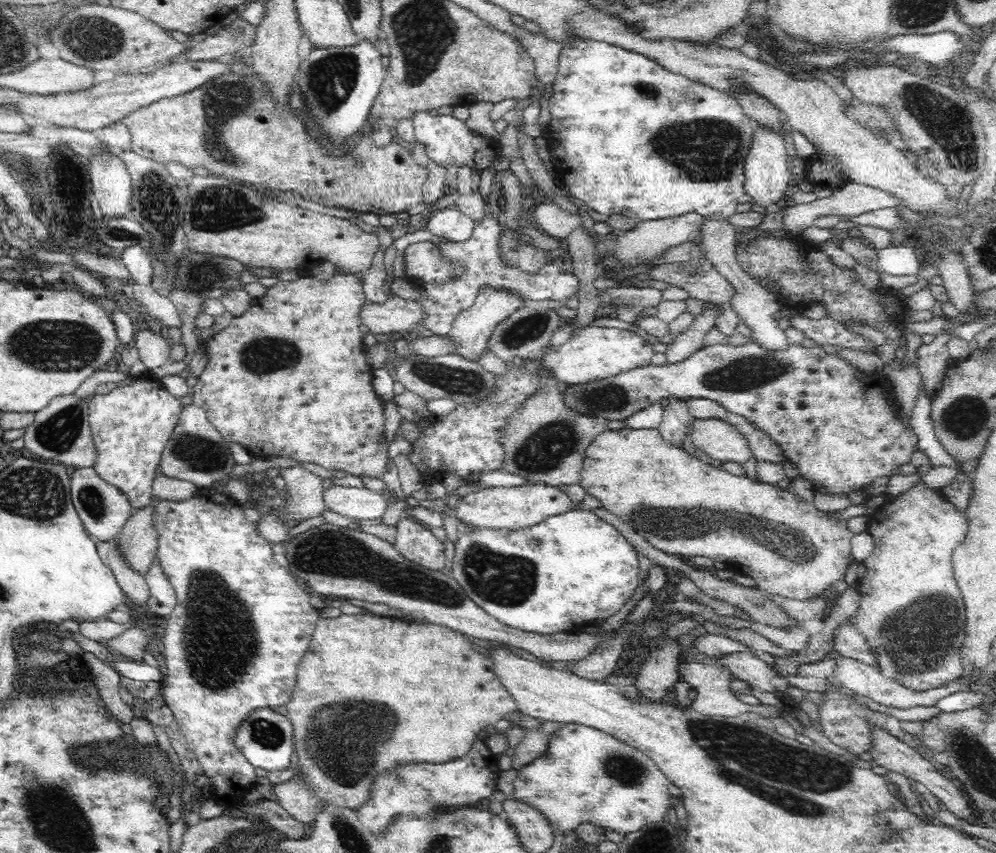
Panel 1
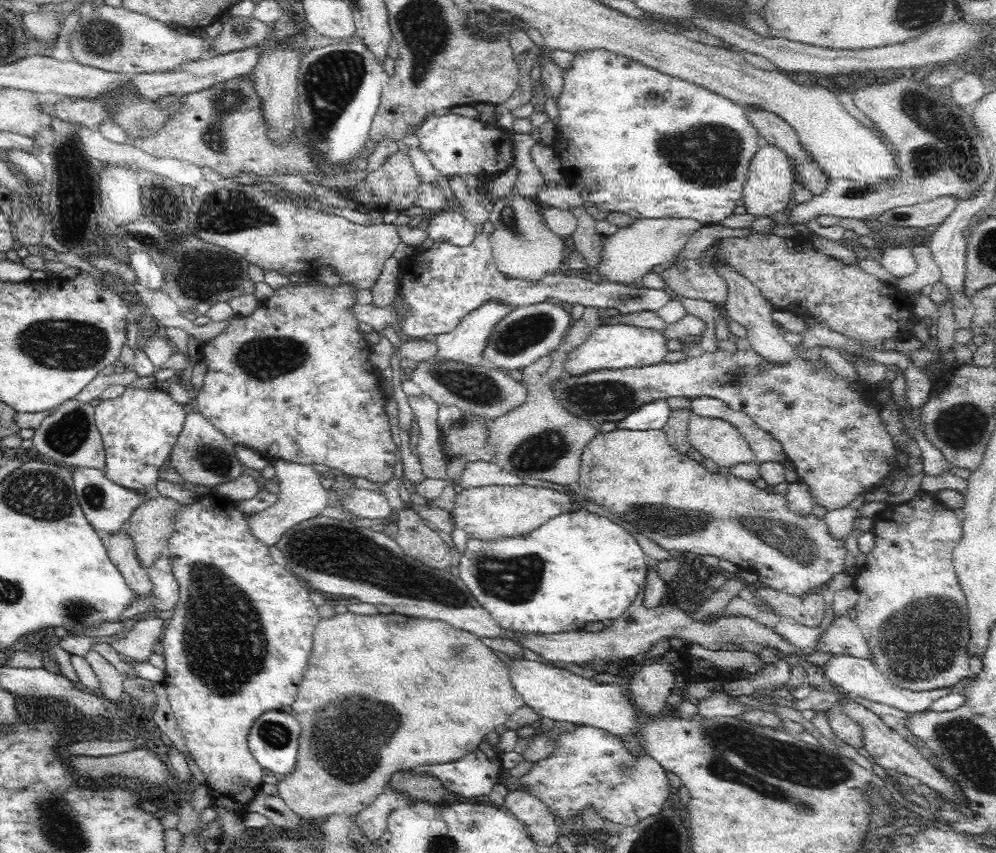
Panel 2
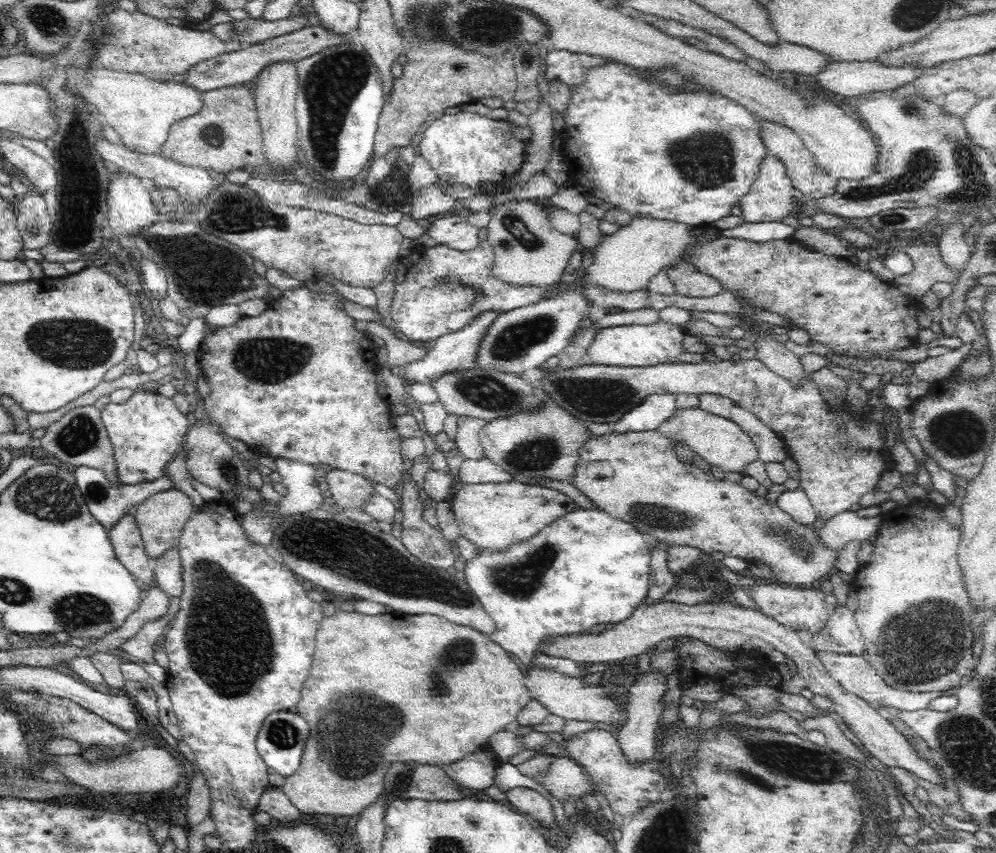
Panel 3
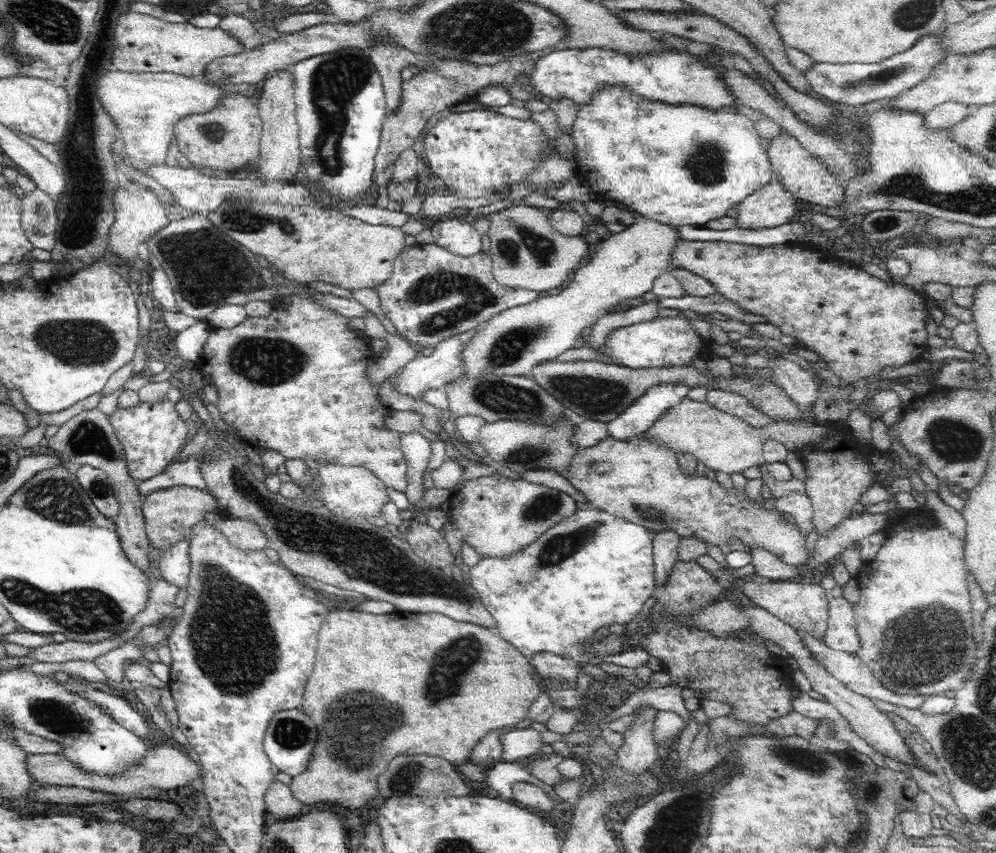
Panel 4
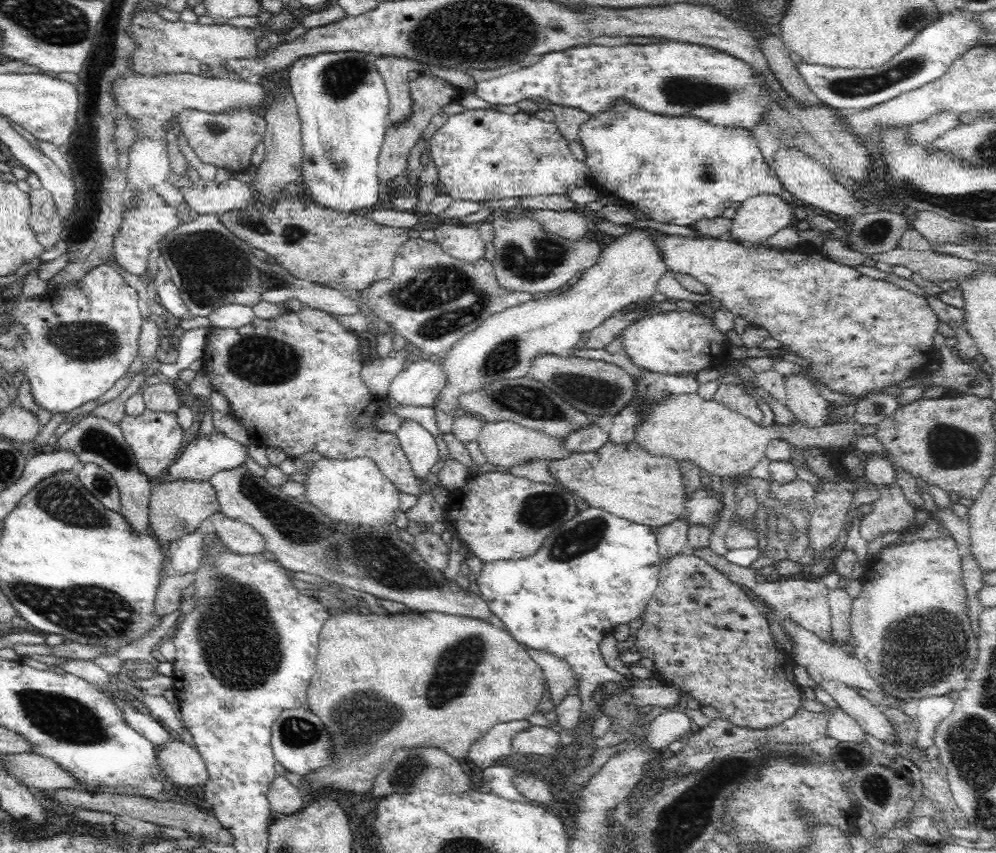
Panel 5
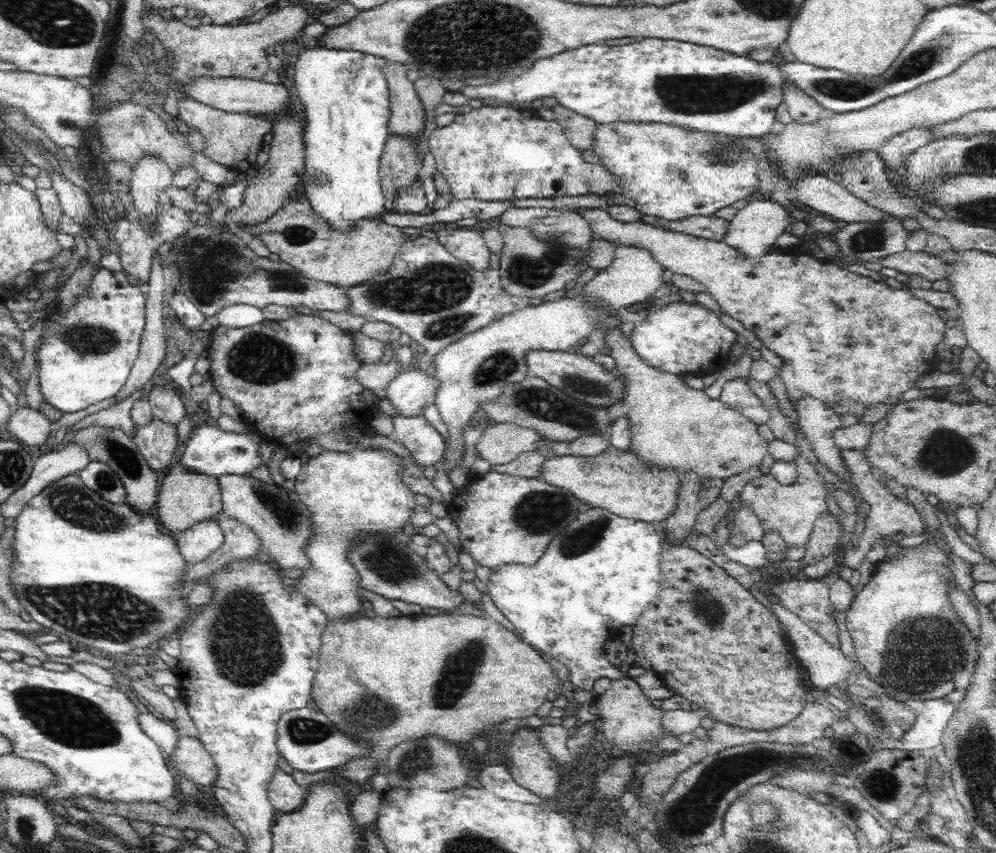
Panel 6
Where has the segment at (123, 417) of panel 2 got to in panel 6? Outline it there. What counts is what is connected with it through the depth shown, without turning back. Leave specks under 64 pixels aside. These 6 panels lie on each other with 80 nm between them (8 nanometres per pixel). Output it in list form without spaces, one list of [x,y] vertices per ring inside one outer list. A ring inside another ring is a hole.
[[[152,416],[145,423],[132,426],[131,441],[144,458],[145,464],[162,475],[170,469],[178,450],[177,426]]]

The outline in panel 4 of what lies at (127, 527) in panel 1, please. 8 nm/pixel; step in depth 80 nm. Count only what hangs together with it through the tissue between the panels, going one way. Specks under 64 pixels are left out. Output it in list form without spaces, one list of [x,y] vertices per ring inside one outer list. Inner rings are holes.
[[[172,486],[166,490],[156,490],[143,498],[141,511],[144,519],[144,530],[150,546],[154,550],[166,550],[176,542],[185,540],[189,528],[199,520],[205,518],[207,512],[215,512],[217,500],[195,488],[187,486]]]

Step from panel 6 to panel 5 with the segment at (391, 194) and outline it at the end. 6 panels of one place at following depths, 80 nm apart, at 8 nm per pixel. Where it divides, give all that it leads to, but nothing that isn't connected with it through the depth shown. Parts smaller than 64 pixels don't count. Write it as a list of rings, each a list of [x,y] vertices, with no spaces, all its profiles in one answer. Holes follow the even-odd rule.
[[[421,73],[416,79],[408,83],[409,115],[405,116],[403,121],[397,123],[388,123],[385,133],[384,142],[381,146],[379,157],[377,160],[377,179],[379,184],[390,184],[396,176],[400,176],[406,166],[408,166],[408,154],[410,150],[416,146],[420,140],[422,133],[430,124],[430,119],[438,112],[448,106],[448,104],[456,103],[456,100],[463,96],[464,93],[459,87],[454,85],[448,86],[442,80],[434,80],[434,75]]]

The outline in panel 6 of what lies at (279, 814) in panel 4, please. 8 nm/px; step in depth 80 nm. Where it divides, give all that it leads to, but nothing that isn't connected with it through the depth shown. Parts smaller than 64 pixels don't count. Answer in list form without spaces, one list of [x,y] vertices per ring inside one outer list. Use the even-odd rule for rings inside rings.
[[[278,767],[270,782],[267,796],[276,810],[290,813],[304,805],[306,791],[296,784],[290,774]]]

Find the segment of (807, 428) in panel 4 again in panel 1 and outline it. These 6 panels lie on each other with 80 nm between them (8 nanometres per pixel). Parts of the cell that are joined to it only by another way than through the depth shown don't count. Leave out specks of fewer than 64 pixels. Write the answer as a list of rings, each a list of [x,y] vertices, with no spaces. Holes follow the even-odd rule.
[[[694,419],[688,431],[696,448],[722,464],[736,462],[743,465],[753,458],[750,443],[728,421]]]

